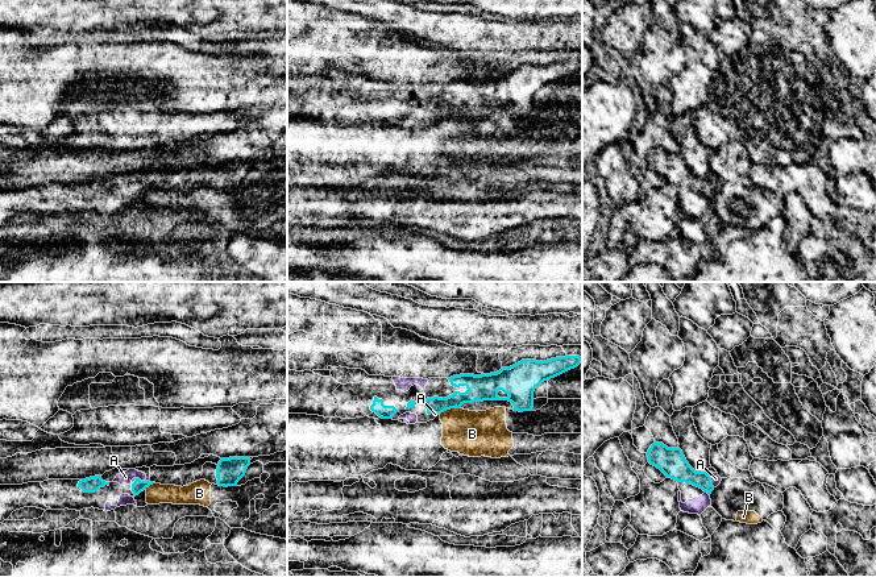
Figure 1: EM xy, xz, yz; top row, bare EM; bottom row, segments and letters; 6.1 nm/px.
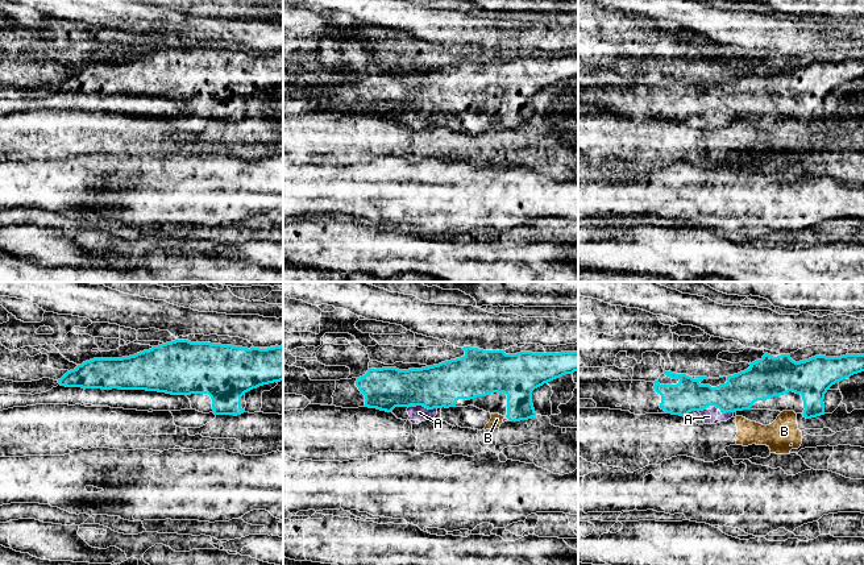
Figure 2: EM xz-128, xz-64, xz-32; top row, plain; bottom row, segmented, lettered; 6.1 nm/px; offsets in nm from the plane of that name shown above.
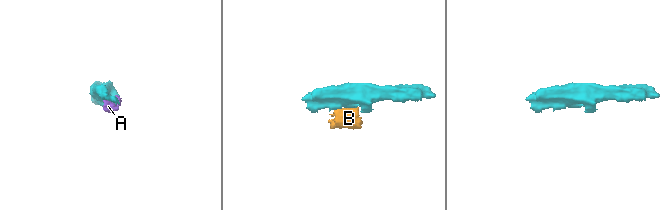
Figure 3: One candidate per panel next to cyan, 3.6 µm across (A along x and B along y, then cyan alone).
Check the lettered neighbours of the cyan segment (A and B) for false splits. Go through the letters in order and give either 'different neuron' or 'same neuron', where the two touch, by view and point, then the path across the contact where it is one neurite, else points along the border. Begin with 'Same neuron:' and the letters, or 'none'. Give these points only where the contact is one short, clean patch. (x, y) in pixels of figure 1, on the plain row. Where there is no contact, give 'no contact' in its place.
Same neuron: A
A: same neuron; contact yz (710, 185)
B: different neuron; contact xz (449, 113); border xz (459, 112), (451, 112), (440, 119)

